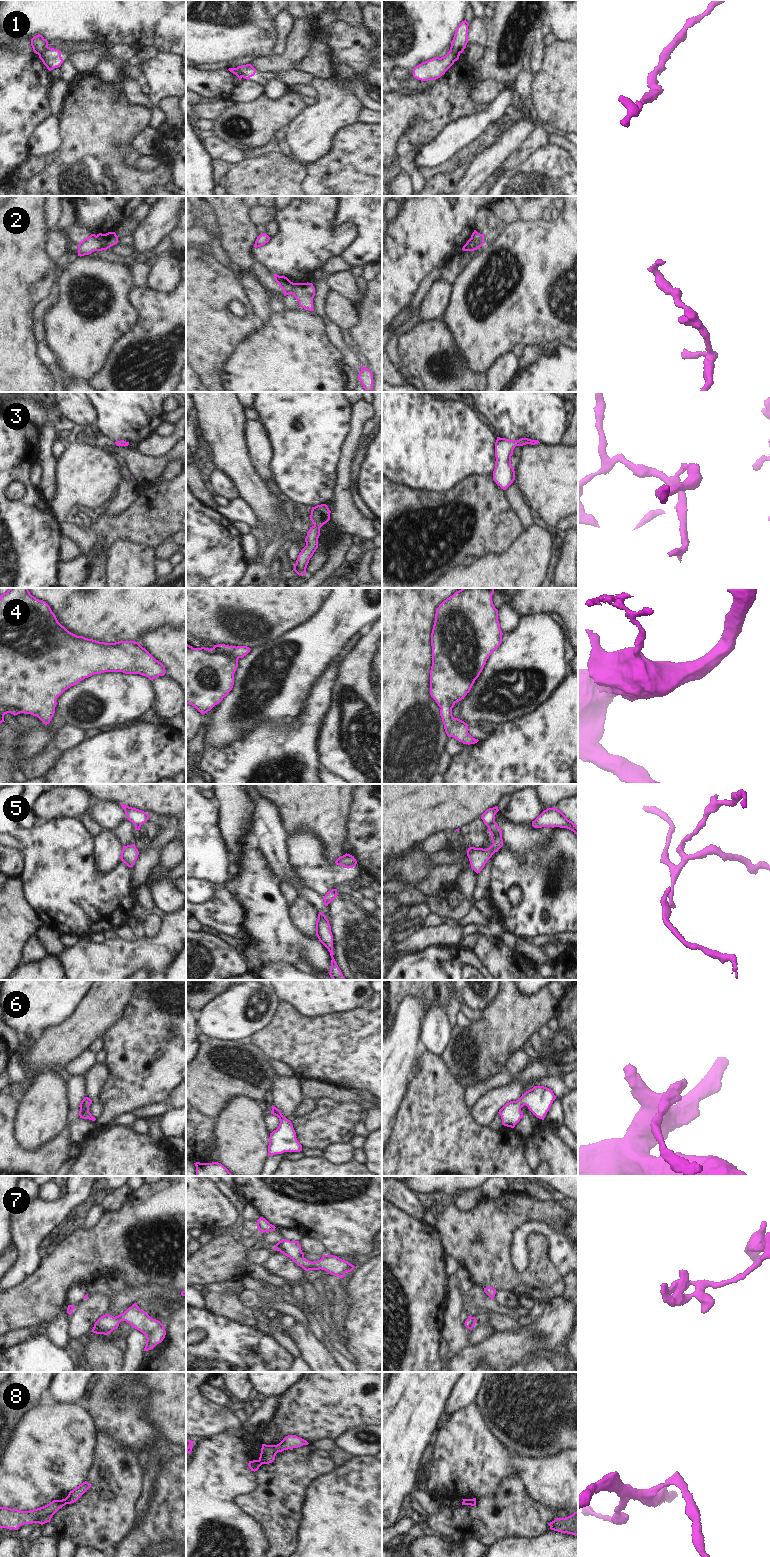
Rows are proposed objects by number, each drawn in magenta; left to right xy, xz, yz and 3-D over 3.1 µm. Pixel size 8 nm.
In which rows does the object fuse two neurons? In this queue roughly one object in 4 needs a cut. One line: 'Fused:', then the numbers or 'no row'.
Fused: 1, 2, 5, 8

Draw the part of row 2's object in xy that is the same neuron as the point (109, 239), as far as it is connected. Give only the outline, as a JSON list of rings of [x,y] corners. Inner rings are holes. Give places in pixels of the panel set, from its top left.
[[[108,232],[106,234],[99,233],[97,234],[97,238],[100,240],[103,250],[107,250],[118,243],[118,236],[115,232]]]

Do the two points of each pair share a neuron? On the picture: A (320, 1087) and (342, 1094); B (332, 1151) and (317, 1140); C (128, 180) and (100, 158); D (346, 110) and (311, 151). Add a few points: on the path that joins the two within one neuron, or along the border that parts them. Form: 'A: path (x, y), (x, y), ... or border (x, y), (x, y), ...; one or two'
A: path (325, 1090), (337, 1094); one
B: border (348, 1142), (334, 1142), (322, 1149); two
C: path (121, 179), (107, 165); one
D: path (336, 120), (315, 141); one

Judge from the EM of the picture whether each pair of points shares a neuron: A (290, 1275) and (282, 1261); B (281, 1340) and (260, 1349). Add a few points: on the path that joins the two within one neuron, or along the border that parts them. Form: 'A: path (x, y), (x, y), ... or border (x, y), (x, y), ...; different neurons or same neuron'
A: path (290, 1272), (282, 1264); same neuron
B: border (256, 1328), (270, 1336), (293, 1357); different neurons

